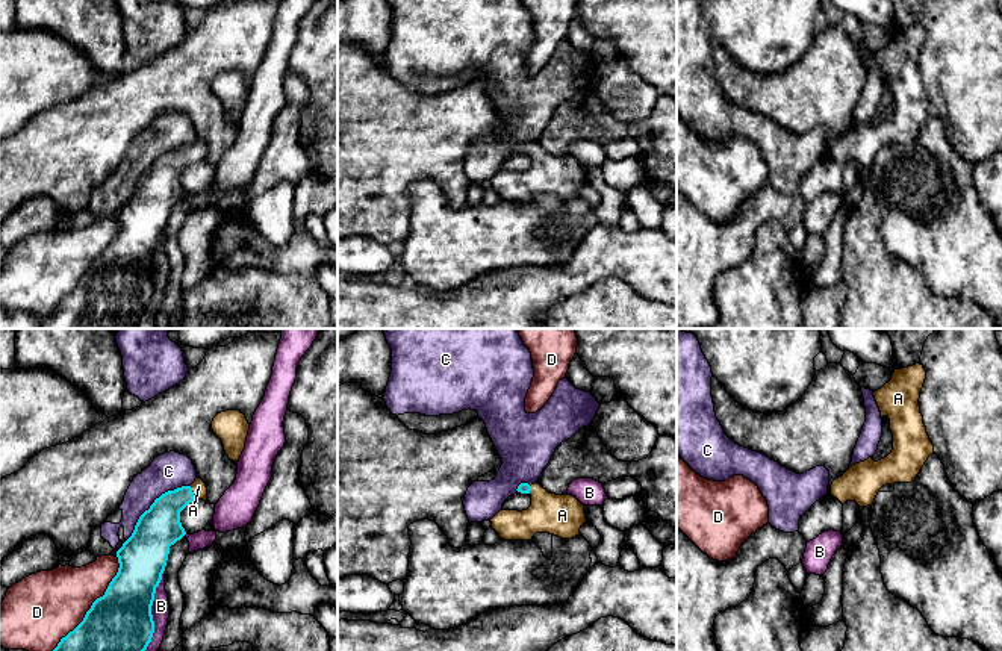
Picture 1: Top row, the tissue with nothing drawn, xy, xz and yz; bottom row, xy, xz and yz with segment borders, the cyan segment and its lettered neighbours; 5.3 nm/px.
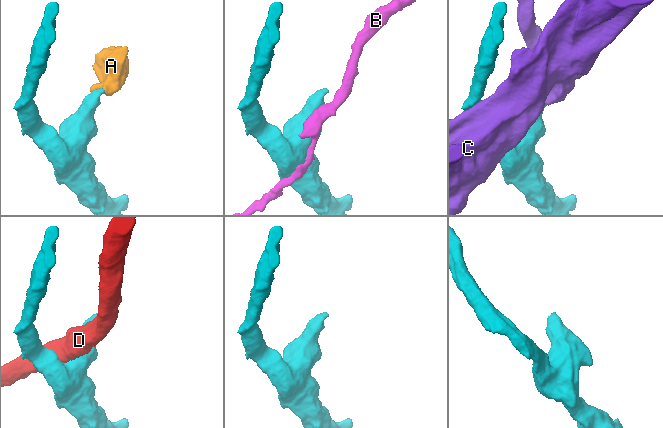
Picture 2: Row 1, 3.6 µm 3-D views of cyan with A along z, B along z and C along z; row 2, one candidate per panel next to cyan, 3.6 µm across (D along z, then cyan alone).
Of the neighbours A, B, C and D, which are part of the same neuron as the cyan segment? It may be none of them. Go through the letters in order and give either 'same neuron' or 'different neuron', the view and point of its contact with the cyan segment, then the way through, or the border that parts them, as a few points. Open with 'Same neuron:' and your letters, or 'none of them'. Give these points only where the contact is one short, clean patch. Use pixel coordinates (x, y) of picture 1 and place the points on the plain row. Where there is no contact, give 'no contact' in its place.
Same neuron: A
A: same neuron | xy (192, 153) | across xy (159, 186), (162, 179), (192, 153), (199, 147)
B: different neuron | xy (152, 279)
C: different neuron | xy (153, 164)
D: different neuron | xy (90, 270)

